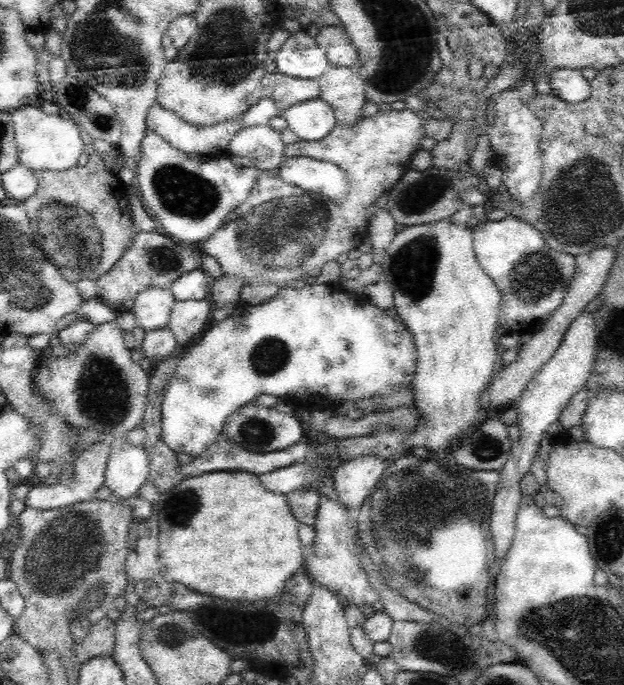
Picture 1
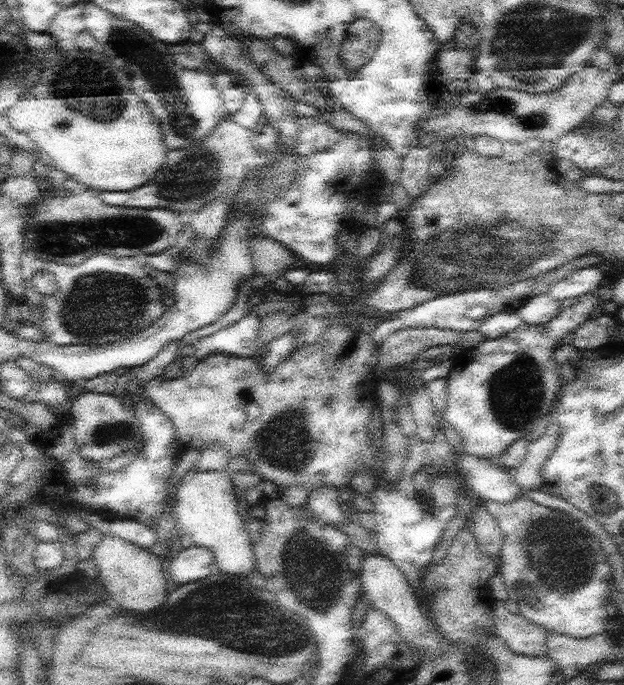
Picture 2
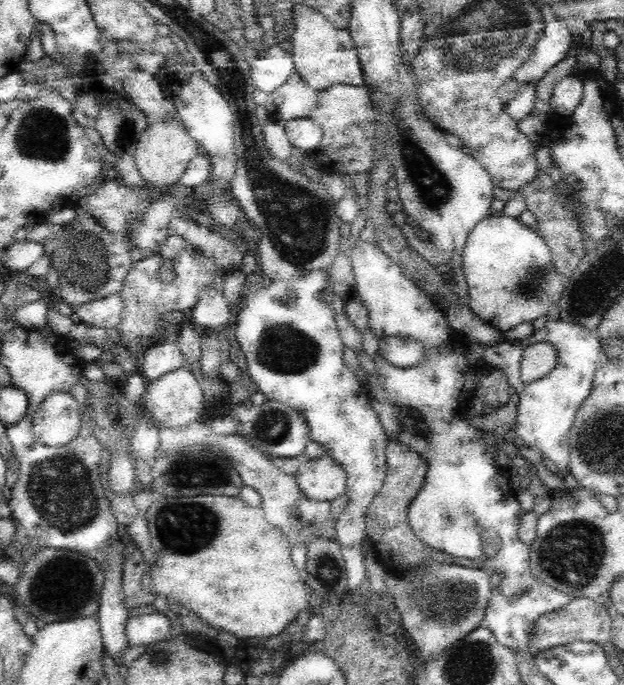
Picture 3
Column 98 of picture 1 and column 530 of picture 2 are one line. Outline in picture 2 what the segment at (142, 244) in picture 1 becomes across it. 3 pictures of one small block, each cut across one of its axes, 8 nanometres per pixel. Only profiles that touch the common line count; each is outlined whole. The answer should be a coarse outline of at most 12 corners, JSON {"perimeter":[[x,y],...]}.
{"perimeter":[[538,277],[500,290],[432,298],[380,320],[380,346],[392,332],[437,327],[479,331],[491,316],[520,311]]}

